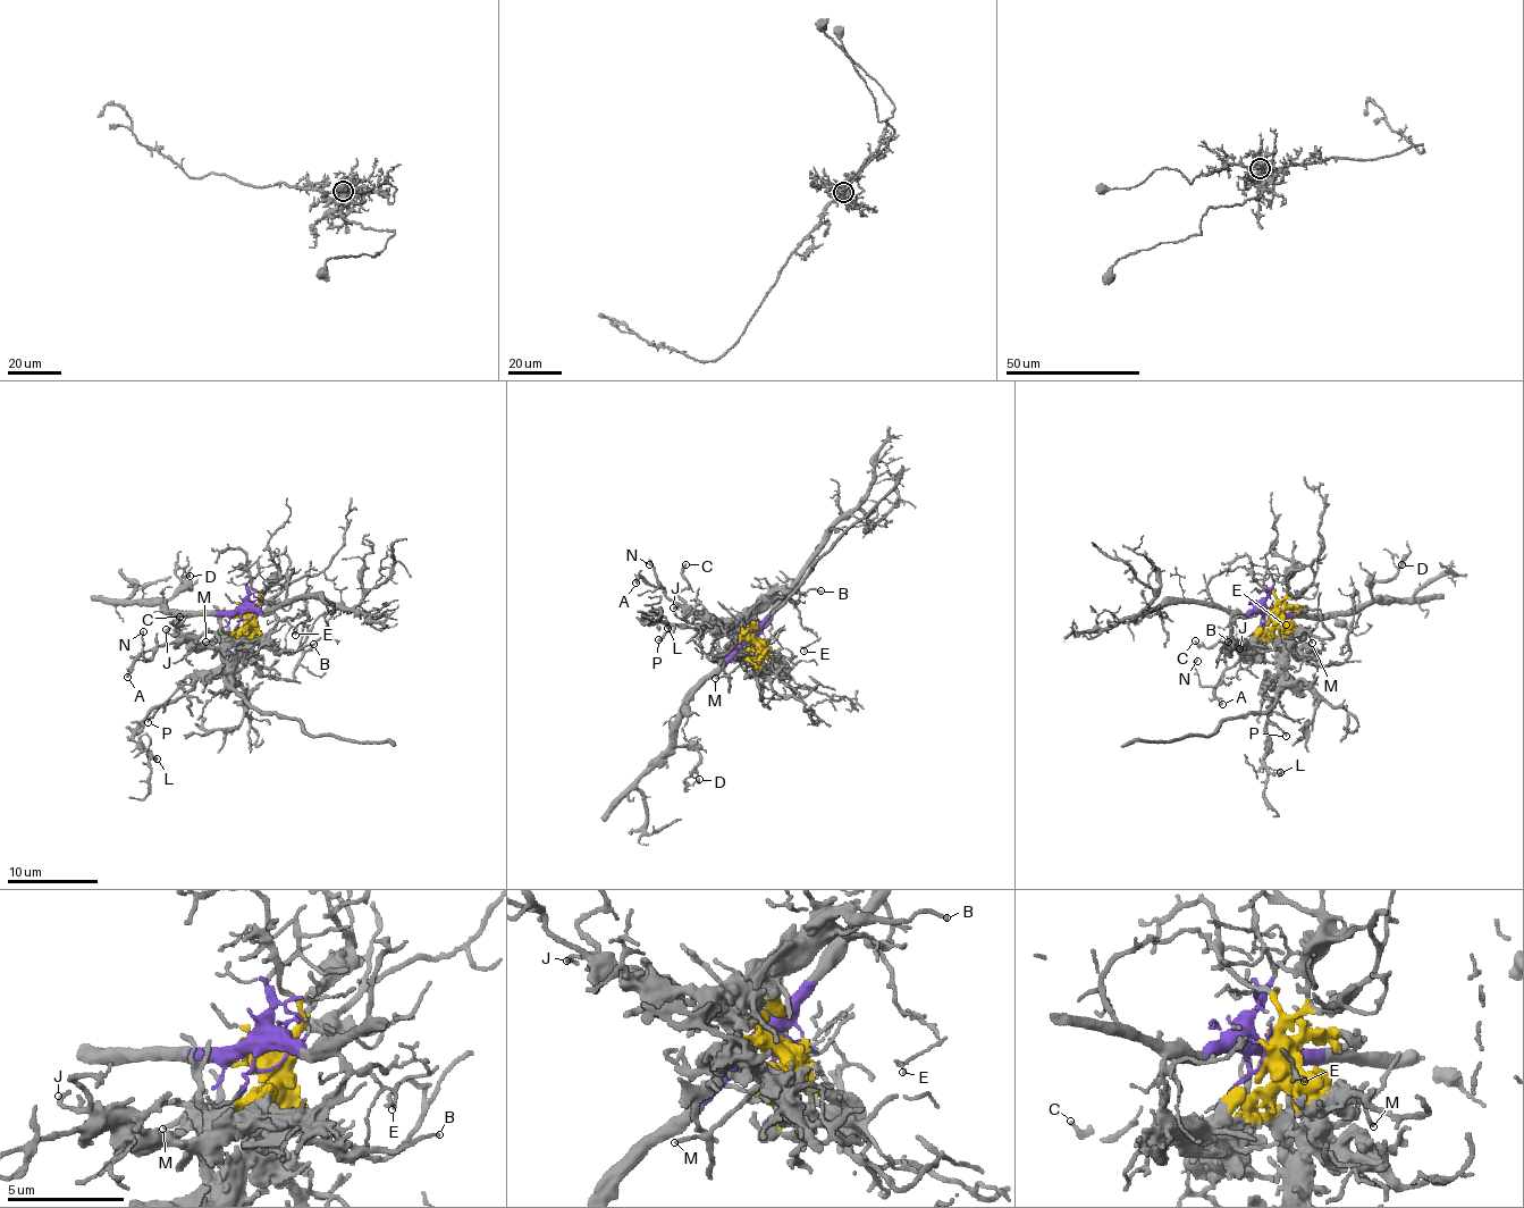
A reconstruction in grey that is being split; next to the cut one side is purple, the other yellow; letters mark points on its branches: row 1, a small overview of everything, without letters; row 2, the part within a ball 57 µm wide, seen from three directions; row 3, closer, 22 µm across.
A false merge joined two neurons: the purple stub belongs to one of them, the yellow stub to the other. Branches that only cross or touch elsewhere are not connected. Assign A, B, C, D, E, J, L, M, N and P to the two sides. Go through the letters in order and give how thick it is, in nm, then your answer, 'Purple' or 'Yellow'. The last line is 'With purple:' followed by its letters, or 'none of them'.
A: Thickness 190 nm. Yellow
B: Thickness 130 nm. Yellow
C: Thickness 180 nm. Yellow
D: Thickness 150 nm. Purple
E: Thickness 140 nm. Purple
J: Thickness 200 nm. Yellow
L: Thickness 170 nm. Yellow
M: Thickness 150 nm. Yellow
N: Thickness 150 nm. Yellow
P: Thickness 170 nm. Yellow
With purple: D, E

